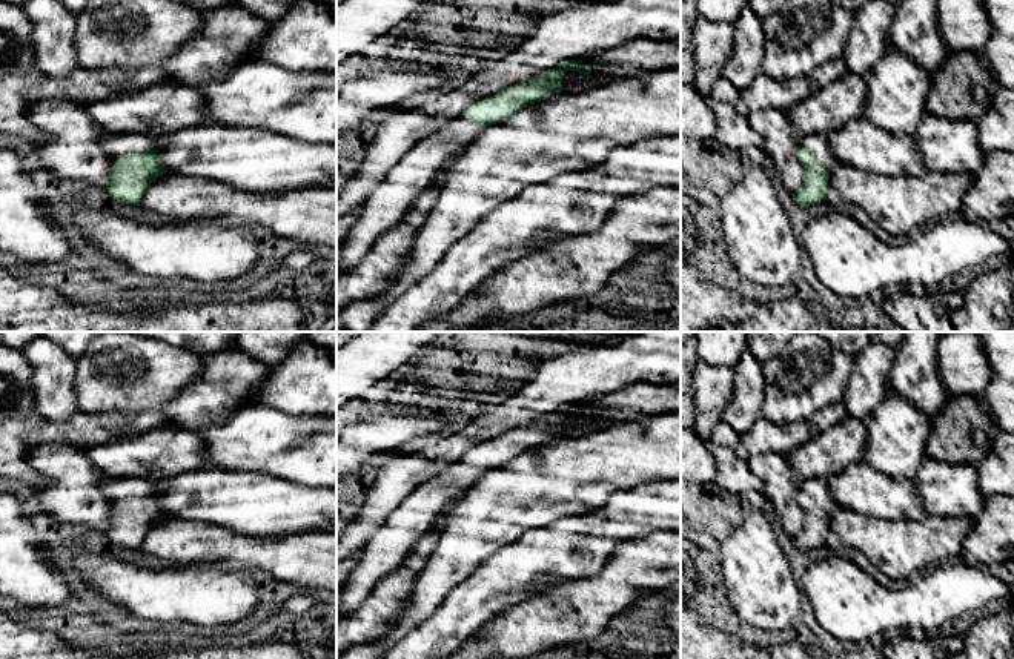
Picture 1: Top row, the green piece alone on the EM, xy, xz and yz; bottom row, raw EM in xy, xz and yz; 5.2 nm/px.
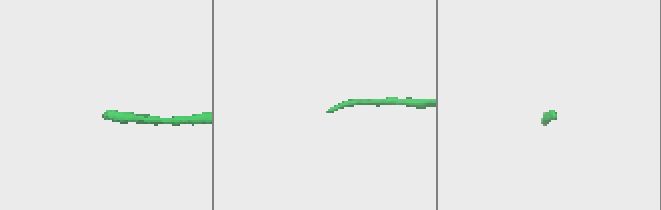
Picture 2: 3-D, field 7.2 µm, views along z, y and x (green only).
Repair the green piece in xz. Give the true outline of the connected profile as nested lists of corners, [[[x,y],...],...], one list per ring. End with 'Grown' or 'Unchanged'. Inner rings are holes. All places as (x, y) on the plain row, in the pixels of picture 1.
[[[565,404],[527,427],[516,427],[475,445],[461,461],[421,482],[360,551],[358,562],[336,591],[336,618],[358,608],[375,584],[401,565],[449,504],[464,495],[484,472],[510,462],[527,449],[561,436],[562,419],[567,415],[587,419],[592,412],[582,404]]]. Grown

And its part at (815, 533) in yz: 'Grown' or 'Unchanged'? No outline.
Grown

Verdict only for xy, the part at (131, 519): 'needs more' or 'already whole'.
needs more

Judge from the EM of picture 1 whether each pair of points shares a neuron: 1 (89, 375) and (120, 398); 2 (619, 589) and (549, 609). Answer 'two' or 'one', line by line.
1: one
2: one

